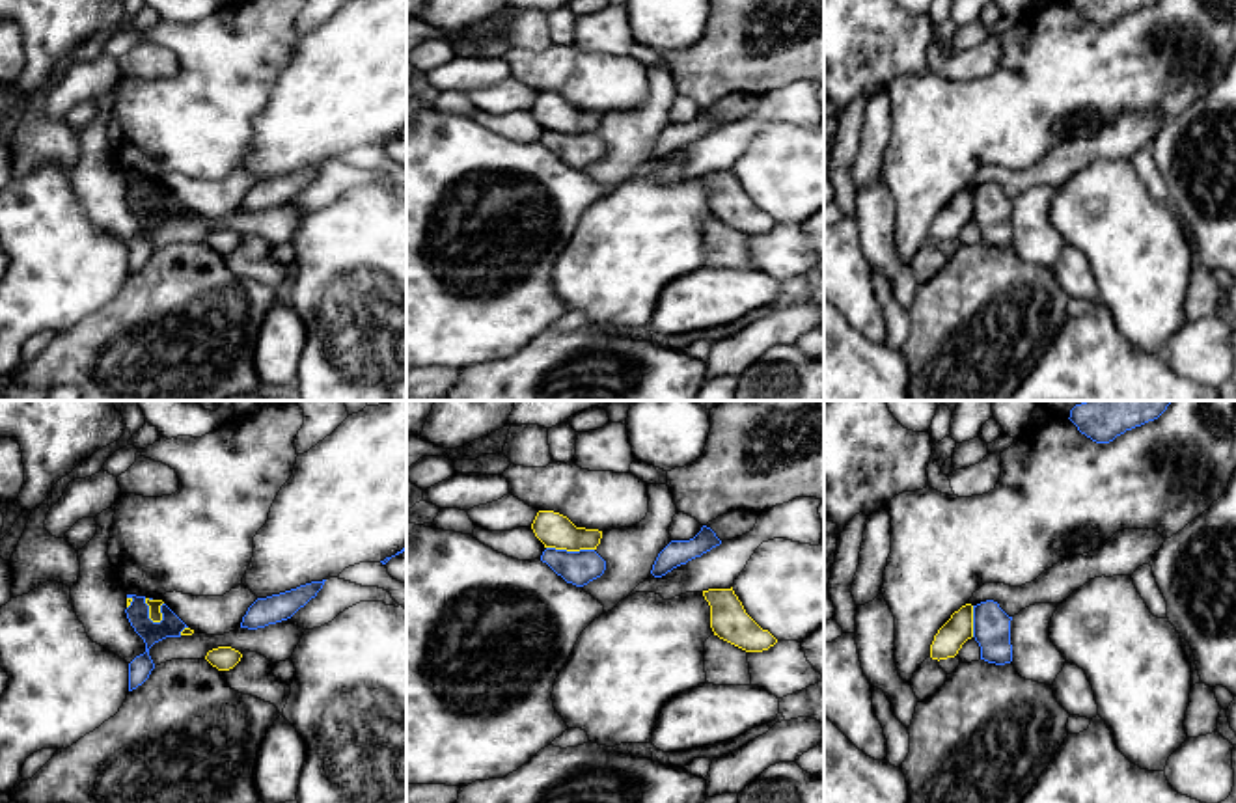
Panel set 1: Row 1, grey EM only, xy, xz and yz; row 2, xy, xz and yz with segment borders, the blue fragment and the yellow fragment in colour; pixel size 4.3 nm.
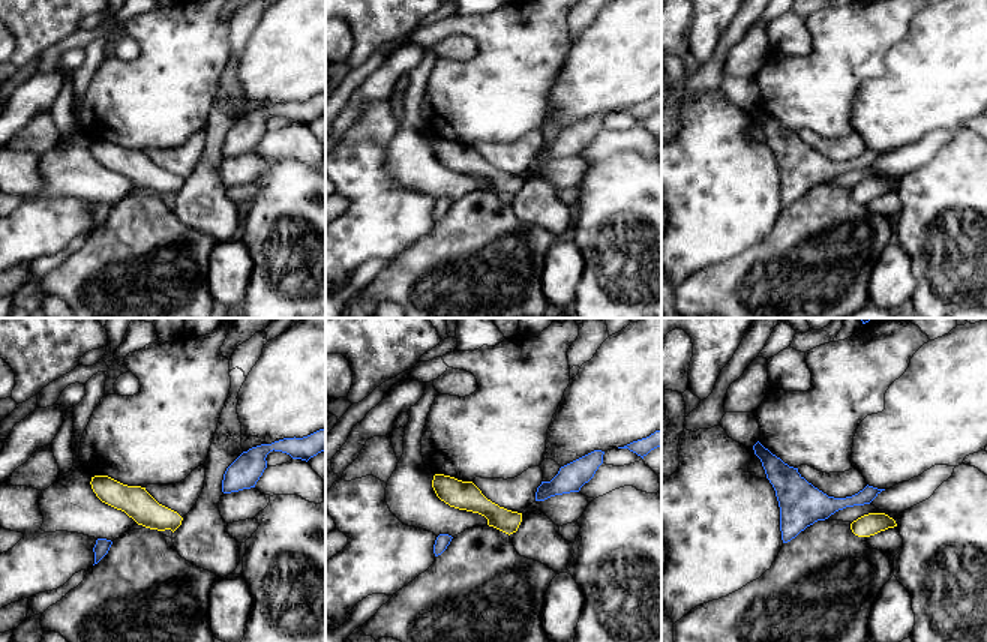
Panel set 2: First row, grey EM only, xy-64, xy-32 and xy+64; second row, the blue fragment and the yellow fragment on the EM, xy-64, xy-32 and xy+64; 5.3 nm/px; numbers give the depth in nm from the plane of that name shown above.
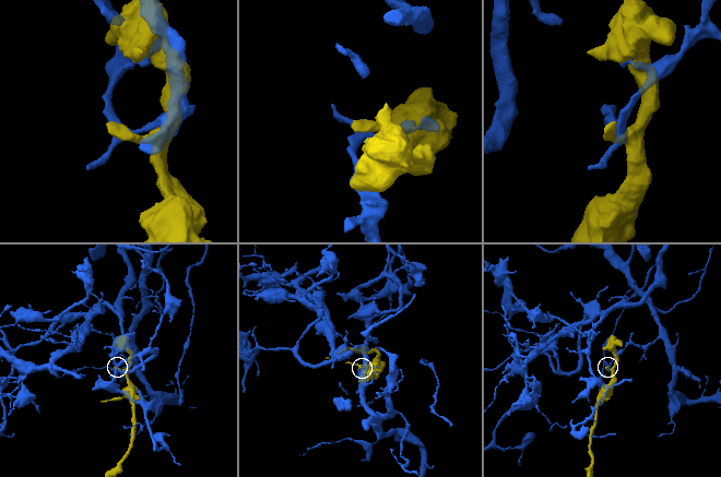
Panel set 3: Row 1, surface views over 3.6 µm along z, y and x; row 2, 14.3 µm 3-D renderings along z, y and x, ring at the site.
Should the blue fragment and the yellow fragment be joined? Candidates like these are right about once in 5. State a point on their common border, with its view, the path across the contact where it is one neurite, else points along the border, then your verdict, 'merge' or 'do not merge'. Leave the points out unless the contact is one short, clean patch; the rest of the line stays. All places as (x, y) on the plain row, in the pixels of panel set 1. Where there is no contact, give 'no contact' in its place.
xy (148, 196) | do not merge

